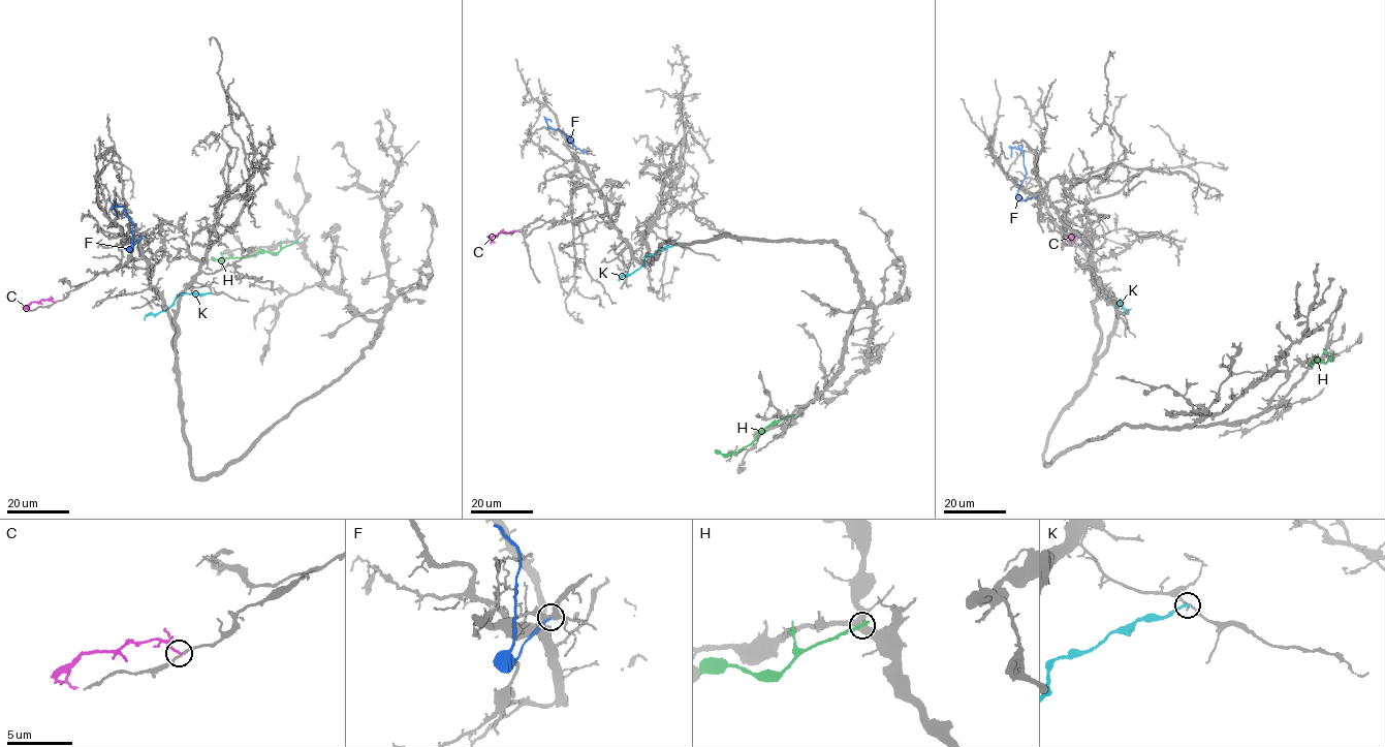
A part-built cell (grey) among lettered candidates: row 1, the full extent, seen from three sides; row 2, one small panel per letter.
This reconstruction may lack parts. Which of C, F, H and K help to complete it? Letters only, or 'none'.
none

